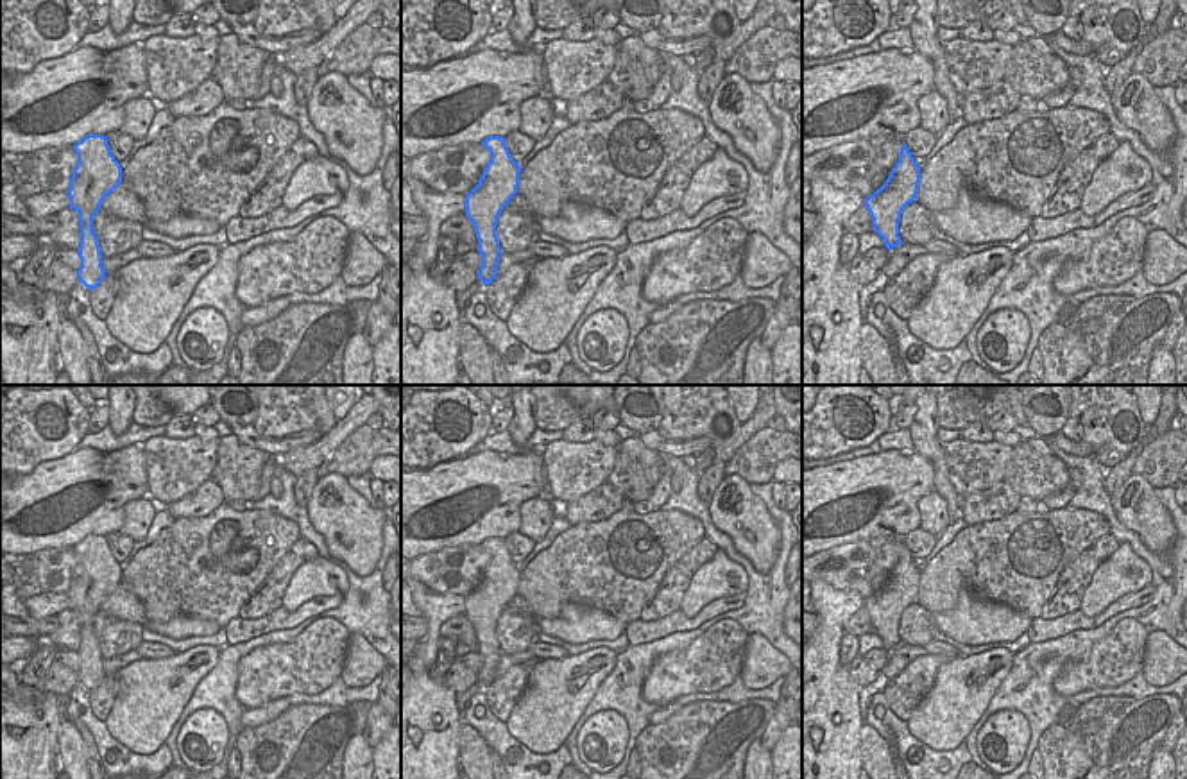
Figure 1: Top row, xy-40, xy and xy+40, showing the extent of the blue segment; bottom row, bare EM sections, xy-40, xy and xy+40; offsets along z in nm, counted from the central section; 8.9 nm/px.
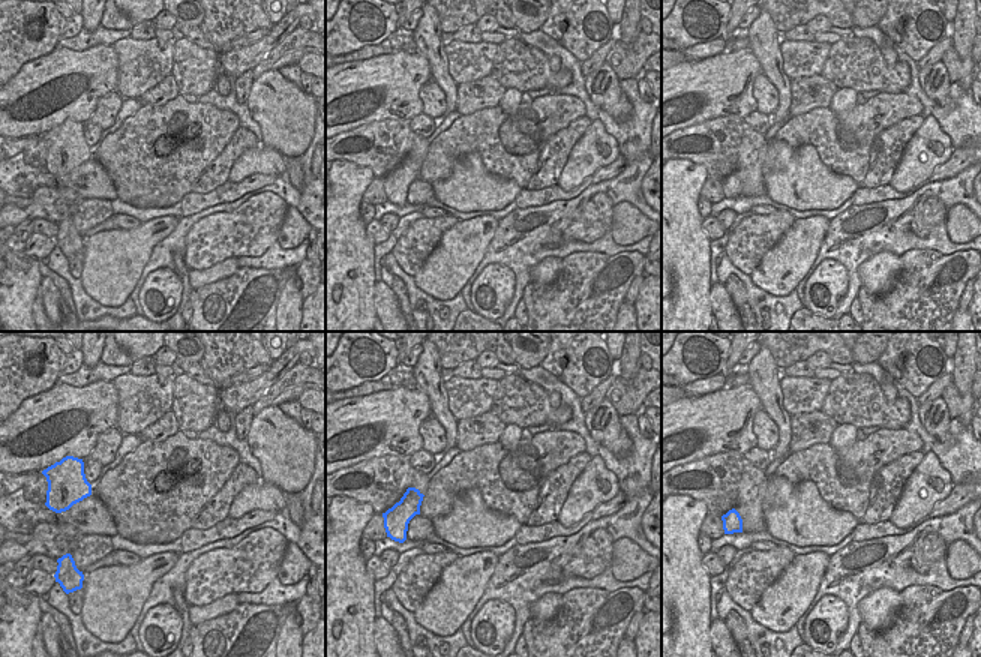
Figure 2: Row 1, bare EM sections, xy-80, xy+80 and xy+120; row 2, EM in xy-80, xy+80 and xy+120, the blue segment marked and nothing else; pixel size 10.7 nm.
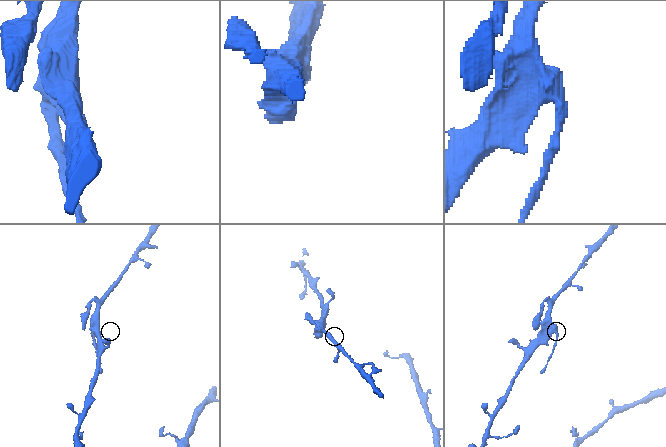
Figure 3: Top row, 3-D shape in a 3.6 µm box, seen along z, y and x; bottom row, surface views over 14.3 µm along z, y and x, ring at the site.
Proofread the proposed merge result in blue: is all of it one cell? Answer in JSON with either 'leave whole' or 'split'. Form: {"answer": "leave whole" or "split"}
{"answer": "split"}

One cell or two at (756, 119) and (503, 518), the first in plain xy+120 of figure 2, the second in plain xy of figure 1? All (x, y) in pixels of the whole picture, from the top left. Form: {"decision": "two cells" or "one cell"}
{"decision": "two cells"}

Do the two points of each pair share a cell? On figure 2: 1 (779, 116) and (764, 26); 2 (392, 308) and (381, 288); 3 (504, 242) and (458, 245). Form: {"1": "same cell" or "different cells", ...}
{"1": "same cell", "2": "same cell", "3": "different cells"}

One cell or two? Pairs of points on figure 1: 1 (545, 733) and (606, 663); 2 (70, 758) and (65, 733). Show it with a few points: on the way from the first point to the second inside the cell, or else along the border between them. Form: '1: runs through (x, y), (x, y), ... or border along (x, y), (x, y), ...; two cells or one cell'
1: runs through (548, 715), (588, 676); one cell
2: runs through (70, 753), (67, 738); one cell

